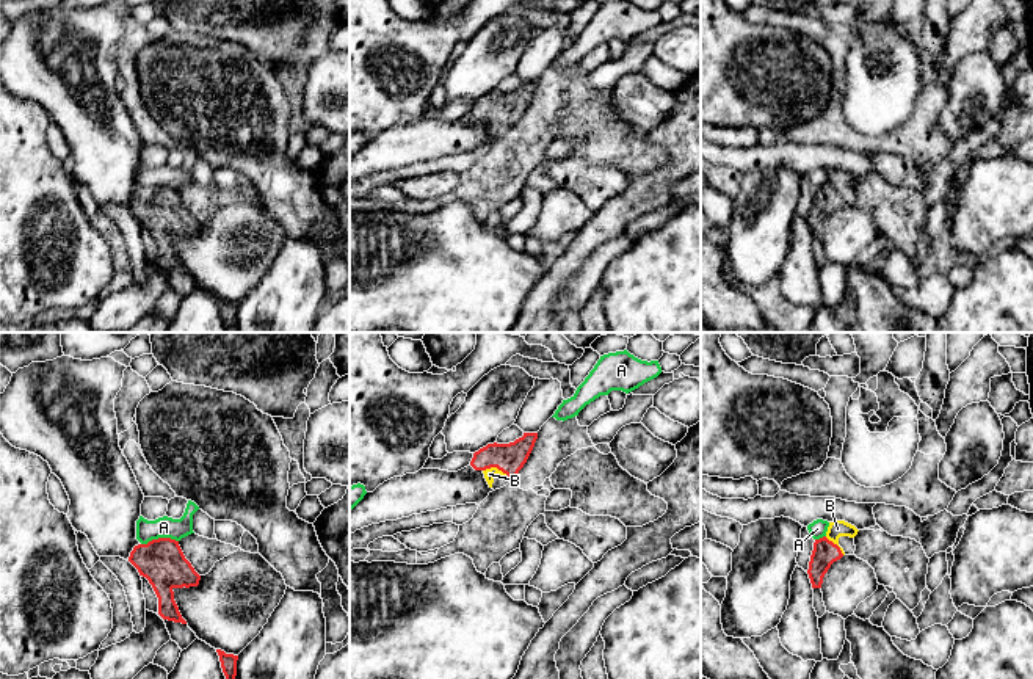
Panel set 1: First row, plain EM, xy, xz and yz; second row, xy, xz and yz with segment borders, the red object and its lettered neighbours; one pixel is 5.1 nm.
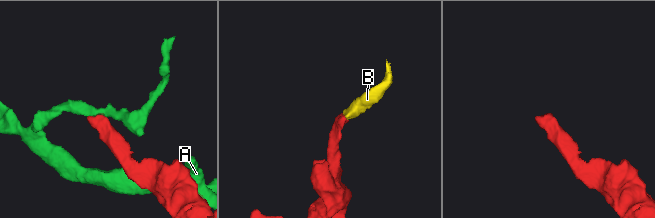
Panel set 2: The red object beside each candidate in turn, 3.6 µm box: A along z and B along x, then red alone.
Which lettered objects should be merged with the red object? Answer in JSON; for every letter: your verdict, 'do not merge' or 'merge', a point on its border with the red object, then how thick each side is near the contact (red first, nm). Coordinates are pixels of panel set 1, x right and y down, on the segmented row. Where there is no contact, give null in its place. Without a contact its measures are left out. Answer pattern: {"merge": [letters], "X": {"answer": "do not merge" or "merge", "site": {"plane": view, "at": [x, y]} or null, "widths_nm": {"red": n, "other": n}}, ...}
{"merge": ["B"], "A": {"answer": "do not merge", "site": {"plane": "xy", "at": [159, 538]}, "widths_nm": {"red": 240, "other": 110}}, "B": {"answer": "merge", "site": {"plane": "xz", "at": [496, 466]}, "widths_nm": {"red": 160, "other": 50}}}

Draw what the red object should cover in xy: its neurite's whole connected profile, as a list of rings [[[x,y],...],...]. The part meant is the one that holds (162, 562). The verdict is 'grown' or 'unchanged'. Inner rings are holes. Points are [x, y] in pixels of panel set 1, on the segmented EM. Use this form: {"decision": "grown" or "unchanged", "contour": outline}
{"decision": "unchanged", "contour": [[[171,538],[138,544],[129,561],[146,577],[158,597],[158,615],[163,619],[187,624],[174,601],[174,588],[198,586],[201,576],[185,558],[179,541]]]}

